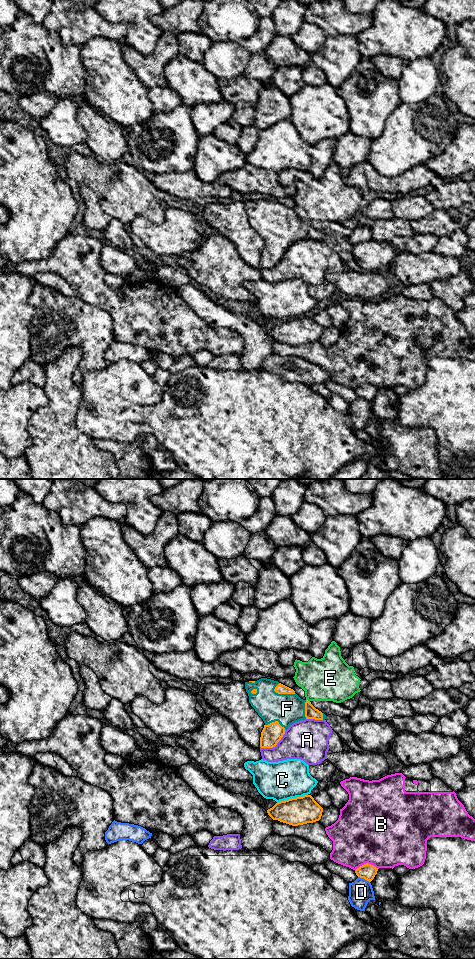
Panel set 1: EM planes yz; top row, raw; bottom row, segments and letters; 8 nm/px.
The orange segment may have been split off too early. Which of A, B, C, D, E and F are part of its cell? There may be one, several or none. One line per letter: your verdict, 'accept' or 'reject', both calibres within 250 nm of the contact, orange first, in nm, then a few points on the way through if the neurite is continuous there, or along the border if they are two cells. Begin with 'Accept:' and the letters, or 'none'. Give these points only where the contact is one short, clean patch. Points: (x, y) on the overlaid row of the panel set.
Accept: F
A: reject; 160 nm thick on the orange side, 320 nm on the other
B: reject; 130 nm thick on the orange side, 500 nm on the other
C: reject; 220 nm thick on the orange side, 320 nm on the other
D: reject; 130 nm thick on the orange side, 190 nm on the other
E: reject; 100 nm thick on the orange side, 360 nm on the other; border along yz (306, 699), (309, 702)
F: accept; 80 nm thick on the orange side, 240 nm on the other

